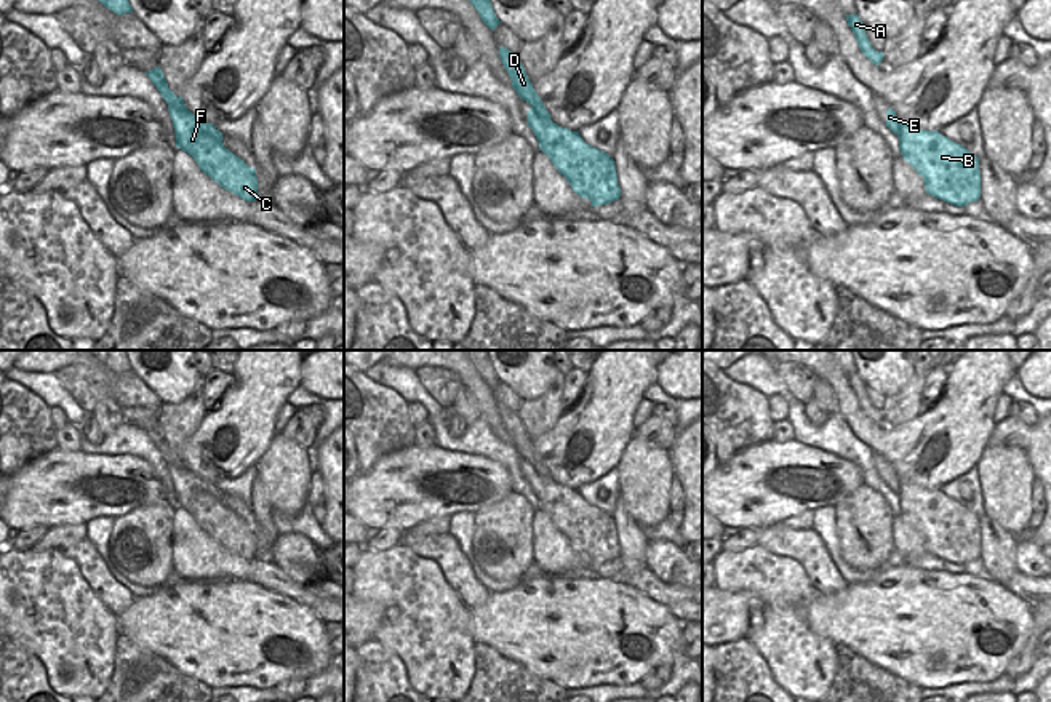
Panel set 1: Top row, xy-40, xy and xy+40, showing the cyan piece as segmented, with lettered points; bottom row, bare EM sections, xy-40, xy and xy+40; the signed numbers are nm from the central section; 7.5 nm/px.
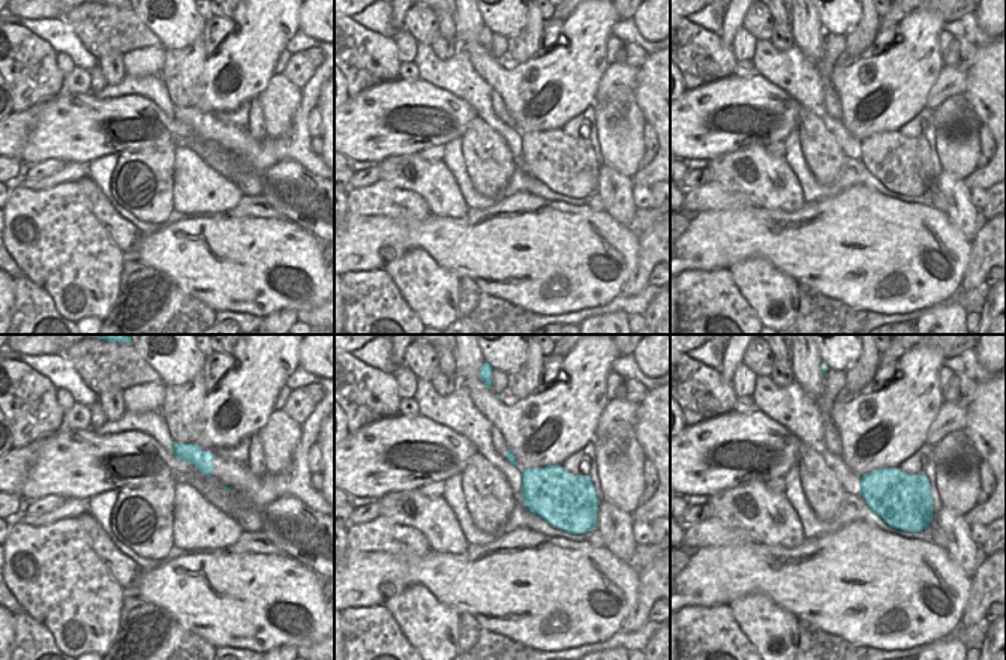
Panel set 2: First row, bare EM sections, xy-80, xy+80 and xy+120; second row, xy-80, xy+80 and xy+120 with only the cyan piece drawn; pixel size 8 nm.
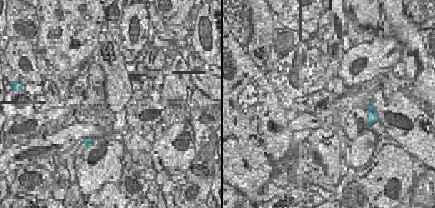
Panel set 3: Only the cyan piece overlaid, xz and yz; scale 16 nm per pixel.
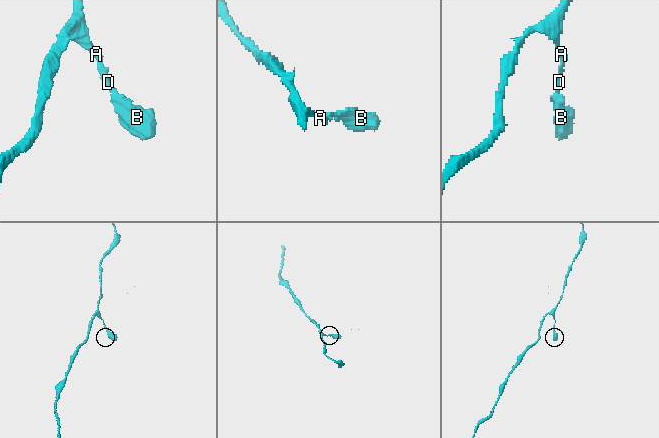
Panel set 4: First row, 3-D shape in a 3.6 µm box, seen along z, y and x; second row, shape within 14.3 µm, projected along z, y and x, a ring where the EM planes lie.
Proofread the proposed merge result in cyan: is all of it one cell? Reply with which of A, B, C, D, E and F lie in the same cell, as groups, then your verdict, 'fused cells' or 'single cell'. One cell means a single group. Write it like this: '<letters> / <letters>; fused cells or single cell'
A B C D E F; single cell

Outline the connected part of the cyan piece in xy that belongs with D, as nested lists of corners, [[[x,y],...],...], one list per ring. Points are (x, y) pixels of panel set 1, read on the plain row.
[[[499,405],[499,416],[512,438],[512,446],[531,464],[526,481],[539,501],[539,509],[550,517],[571,547],[581,556],[589,556],[595,566],[619,558],[614,518],[603,509],[585,502],[577,489],[561,486],[550,478],[517,411]]]

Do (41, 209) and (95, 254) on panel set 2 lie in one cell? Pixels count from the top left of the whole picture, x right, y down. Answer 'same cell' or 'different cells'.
same cell

